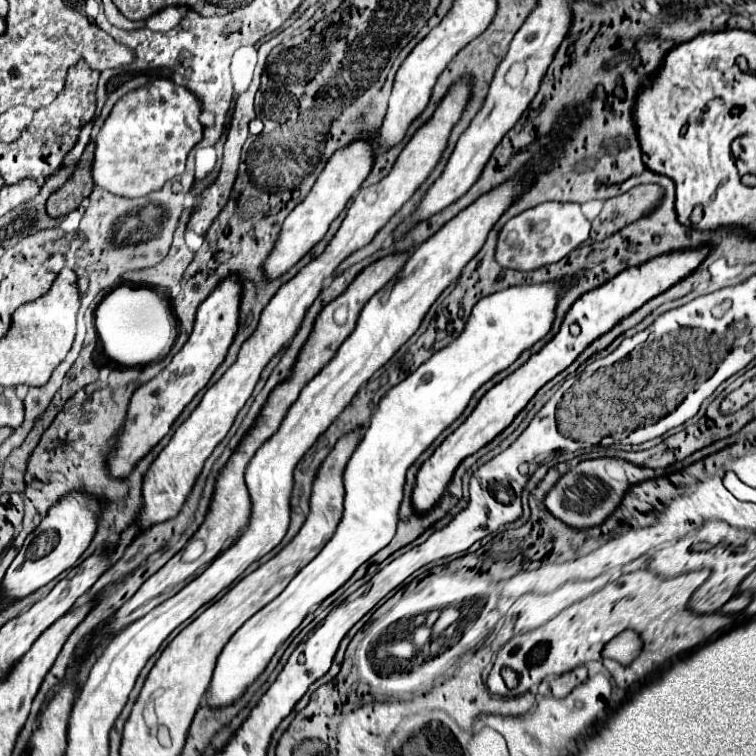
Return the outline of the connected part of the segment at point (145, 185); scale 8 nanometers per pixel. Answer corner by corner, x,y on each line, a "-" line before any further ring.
156,79
126,93
114,105
96,137
94,183
122,197
144,197
162,189
168,179
184,173
190,149
202,141
198,117
198,97
170,79

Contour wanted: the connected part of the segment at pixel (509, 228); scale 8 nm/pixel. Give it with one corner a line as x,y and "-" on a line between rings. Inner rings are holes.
542,203
538,207
532,207
516,217
512,217
498,235
498,247
496,247
496,261
506,269
516,271
534,271
542,265
556,263
562,257
566,257
570,251
574,251
580,243
588,239
590,233
590,221
580,211
578,203
-
536,225
542,225
544,229
536,229

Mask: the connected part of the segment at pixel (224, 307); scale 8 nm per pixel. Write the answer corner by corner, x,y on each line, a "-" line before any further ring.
238,275
224,277
216,289
206,297
196,313
194,331
188,337
186,345
176,353
172,363
160,371
152,381
142,385
130,401
128,419
122,429
122,435
118,437
118,443
114,447
114,453
110,453
108,467
112,469
112,477
120,479
126,477
136,465
138,459
142,459
170,429
170,425
176,421
176,417
182,413
182,409
194,399
194,395
210,381
214,371
222,365
226,359
228,347
234,341
234,335
238,331
238,317
240,317
240,299
242,299
242,281

